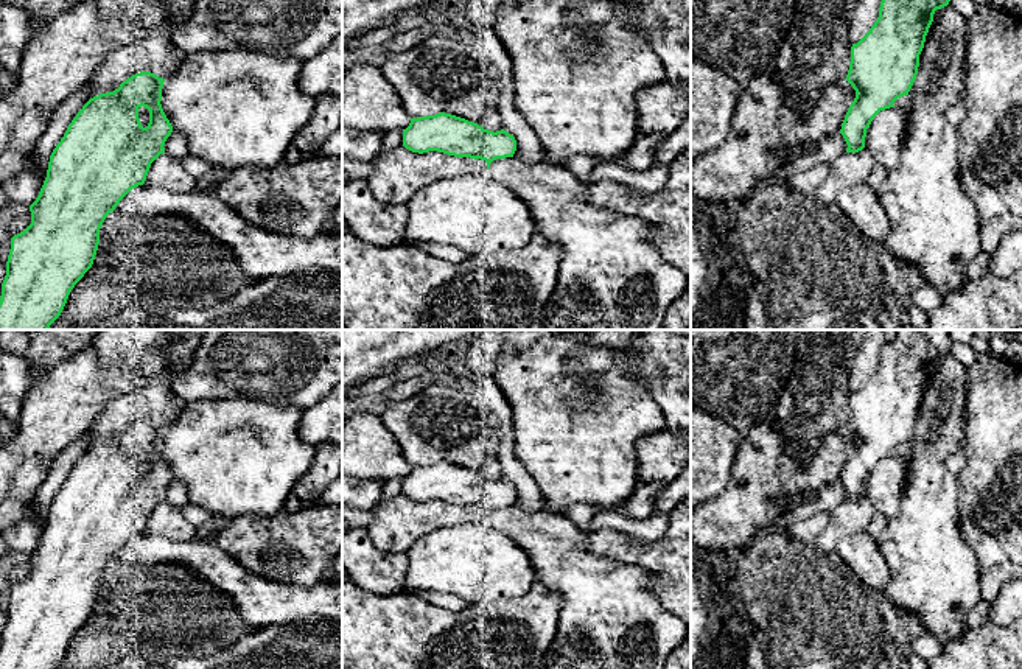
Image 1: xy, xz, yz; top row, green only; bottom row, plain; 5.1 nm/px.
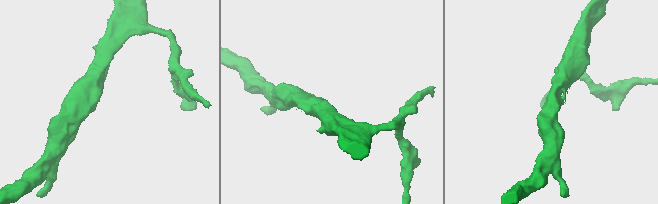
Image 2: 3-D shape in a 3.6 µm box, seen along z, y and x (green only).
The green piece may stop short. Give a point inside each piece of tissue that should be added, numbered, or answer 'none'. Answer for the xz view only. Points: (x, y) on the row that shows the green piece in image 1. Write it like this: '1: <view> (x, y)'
none

